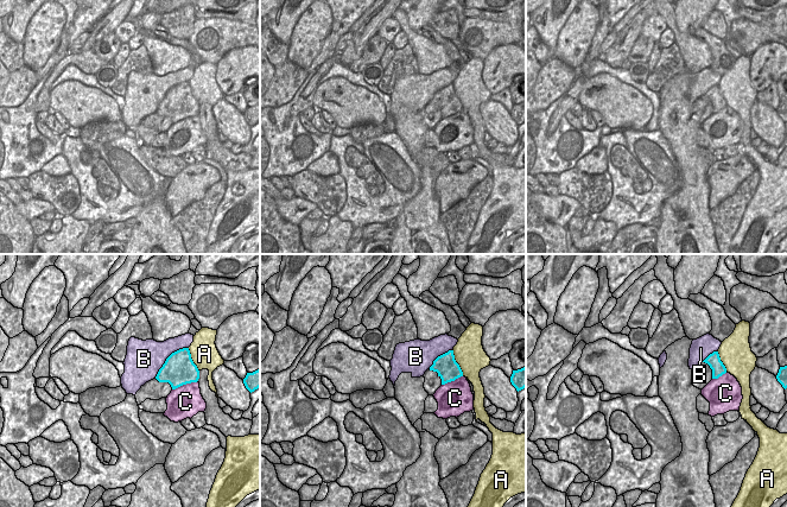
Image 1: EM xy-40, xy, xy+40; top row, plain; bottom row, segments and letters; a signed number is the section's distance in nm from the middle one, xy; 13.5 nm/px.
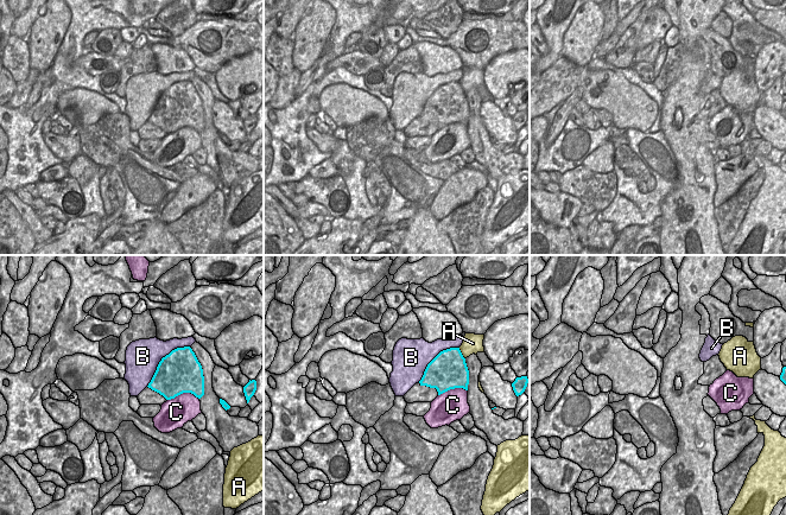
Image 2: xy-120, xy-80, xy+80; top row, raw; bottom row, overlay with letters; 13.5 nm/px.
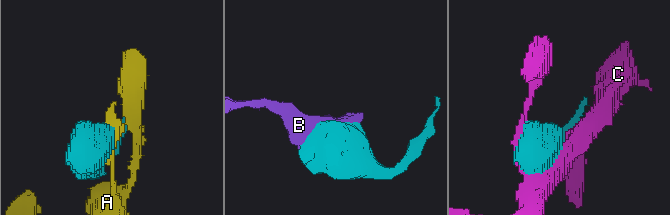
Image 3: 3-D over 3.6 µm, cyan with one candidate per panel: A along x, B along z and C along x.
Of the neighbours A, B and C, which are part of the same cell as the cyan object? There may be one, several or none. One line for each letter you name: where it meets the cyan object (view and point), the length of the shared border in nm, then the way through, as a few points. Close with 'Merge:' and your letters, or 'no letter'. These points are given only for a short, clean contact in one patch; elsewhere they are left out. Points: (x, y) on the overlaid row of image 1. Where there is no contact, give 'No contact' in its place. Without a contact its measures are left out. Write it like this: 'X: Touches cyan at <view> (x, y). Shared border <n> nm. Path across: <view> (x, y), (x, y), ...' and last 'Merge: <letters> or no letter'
Merge: no letter.

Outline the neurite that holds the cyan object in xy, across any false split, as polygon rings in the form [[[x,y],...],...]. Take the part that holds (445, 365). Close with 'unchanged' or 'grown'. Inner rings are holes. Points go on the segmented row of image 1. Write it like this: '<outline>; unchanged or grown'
[[[453,350],[438,356],[430,367],[430,370],[438,373],[438,376],[442,379],[442,385],[463,376],[463,372],[455,360]]]; unchanged

